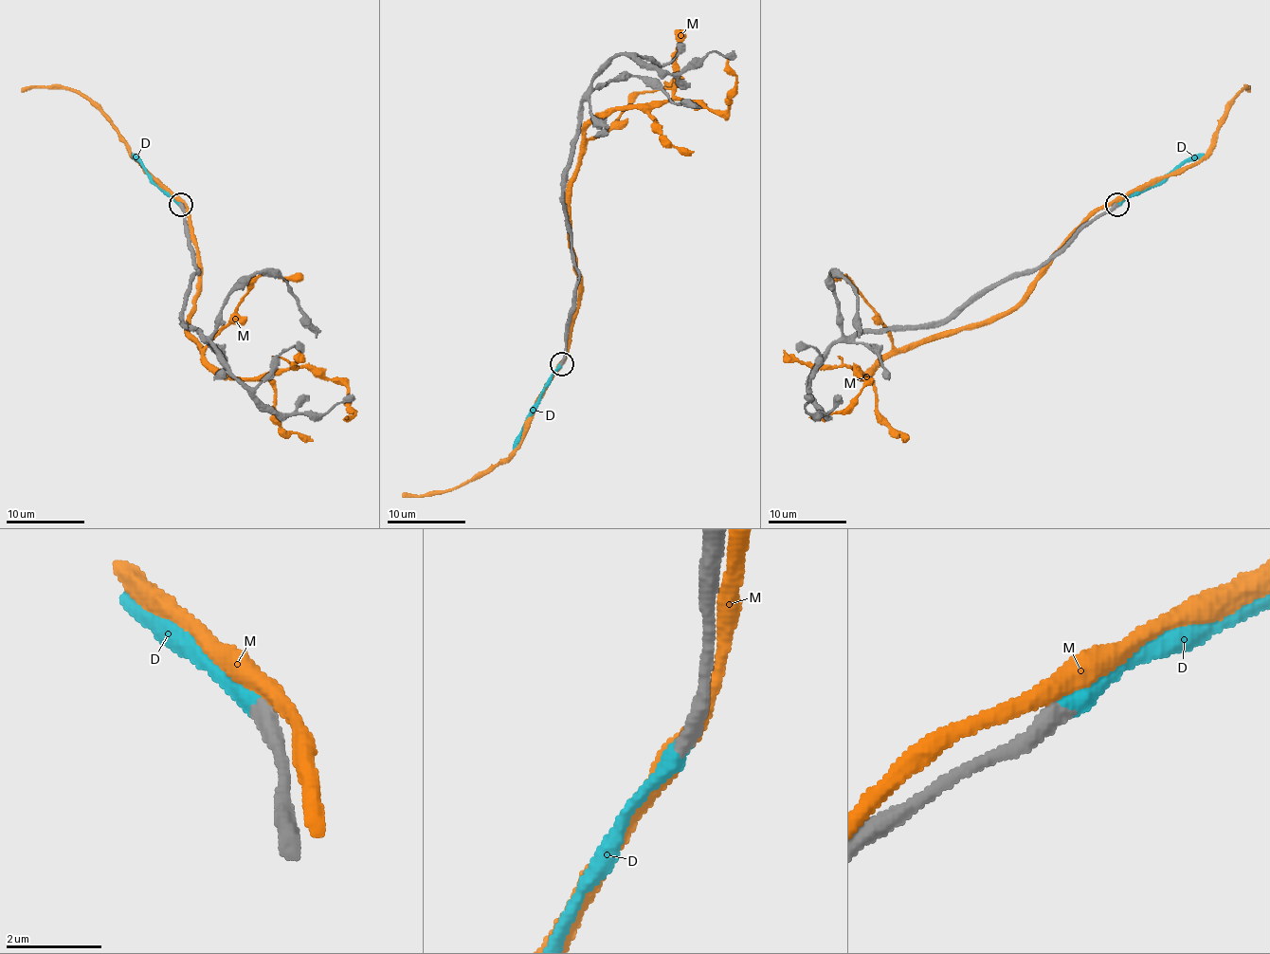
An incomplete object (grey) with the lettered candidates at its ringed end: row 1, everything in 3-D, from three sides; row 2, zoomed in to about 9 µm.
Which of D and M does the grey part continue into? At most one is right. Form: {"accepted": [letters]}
{"accepted": ["D"]}

